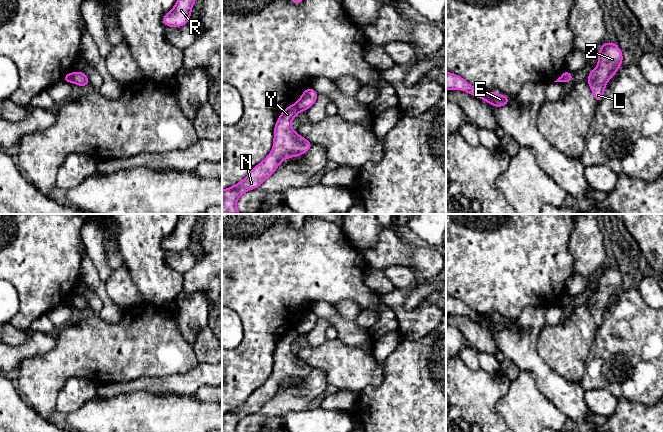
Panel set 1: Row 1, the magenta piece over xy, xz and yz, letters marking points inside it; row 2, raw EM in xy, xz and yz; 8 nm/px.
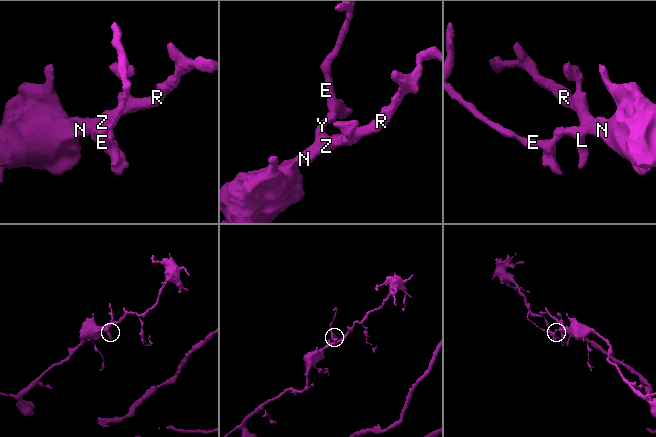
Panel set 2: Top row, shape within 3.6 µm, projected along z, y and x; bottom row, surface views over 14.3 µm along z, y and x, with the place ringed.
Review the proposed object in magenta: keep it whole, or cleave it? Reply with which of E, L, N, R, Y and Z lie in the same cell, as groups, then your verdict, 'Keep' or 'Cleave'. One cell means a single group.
Groups: E / L N R Y Z. Cleave

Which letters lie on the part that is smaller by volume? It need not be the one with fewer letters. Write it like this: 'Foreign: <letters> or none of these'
Foreign: E

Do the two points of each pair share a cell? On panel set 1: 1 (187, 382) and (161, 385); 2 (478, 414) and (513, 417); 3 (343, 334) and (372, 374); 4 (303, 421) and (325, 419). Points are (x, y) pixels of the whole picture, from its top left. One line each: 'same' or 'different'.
1: same
2: different
3: different
4: same

